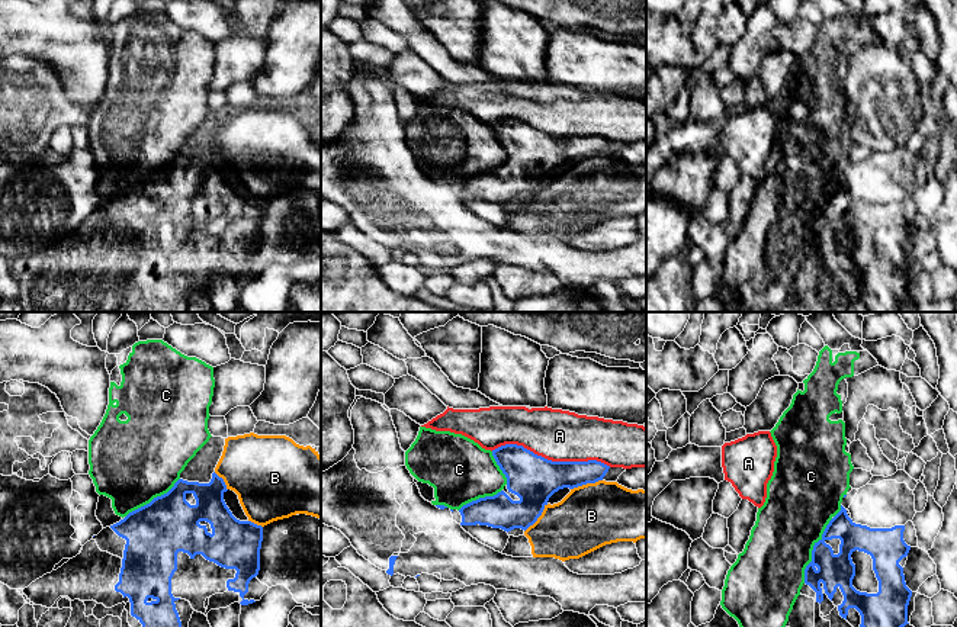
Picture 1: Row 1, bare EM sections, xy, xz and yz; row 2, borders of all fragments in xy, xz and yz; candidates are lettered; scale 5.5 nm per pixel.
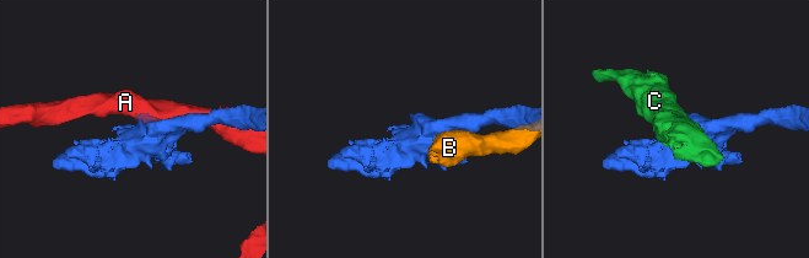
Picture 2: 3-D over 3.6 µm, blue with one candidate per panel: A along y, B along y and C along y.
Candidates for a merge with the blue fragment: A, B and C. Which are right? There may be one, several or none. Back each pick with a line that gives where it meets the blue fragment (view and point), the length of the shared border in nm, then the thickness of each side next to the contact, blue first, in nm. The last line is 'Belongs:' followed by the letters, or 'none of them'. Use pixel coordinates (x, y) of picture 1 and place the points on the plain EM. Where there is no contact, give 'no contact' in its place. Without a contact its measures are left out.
Belongs: none of them

